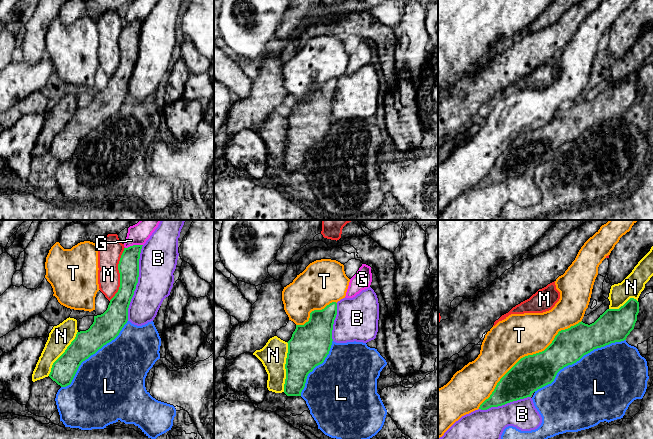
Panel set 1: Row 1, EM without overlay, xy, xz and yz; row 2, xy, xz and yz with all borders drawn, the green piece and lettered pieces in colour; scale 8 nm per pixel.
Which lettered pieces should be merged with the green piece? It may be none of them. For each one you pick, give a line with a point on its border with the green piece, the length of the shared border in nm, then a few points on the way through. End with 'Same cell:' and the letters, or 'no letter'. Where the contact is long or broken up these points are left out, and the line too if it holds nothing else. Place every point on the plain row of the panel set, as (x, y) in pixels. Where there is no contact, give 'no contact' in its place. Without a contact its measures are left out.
N: meets green in xz at (285, 143); contact 400 nm long
Same cell: N

